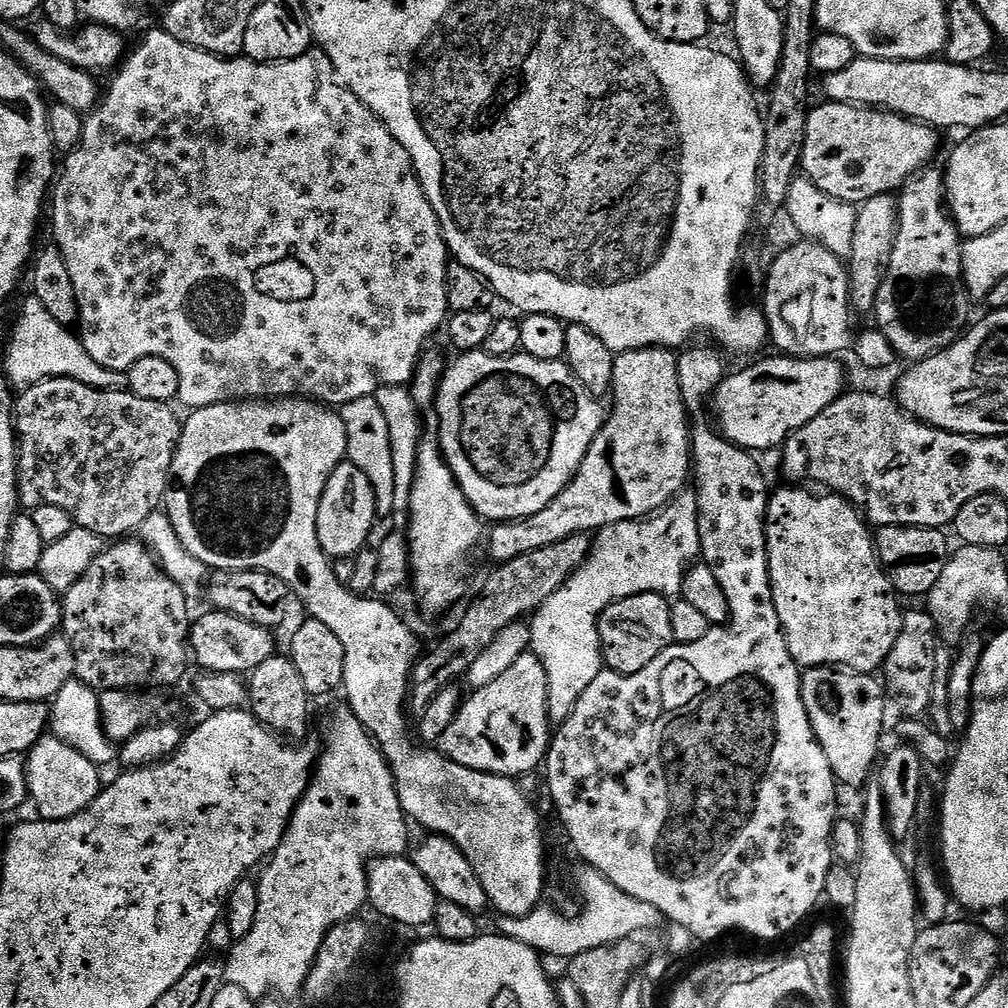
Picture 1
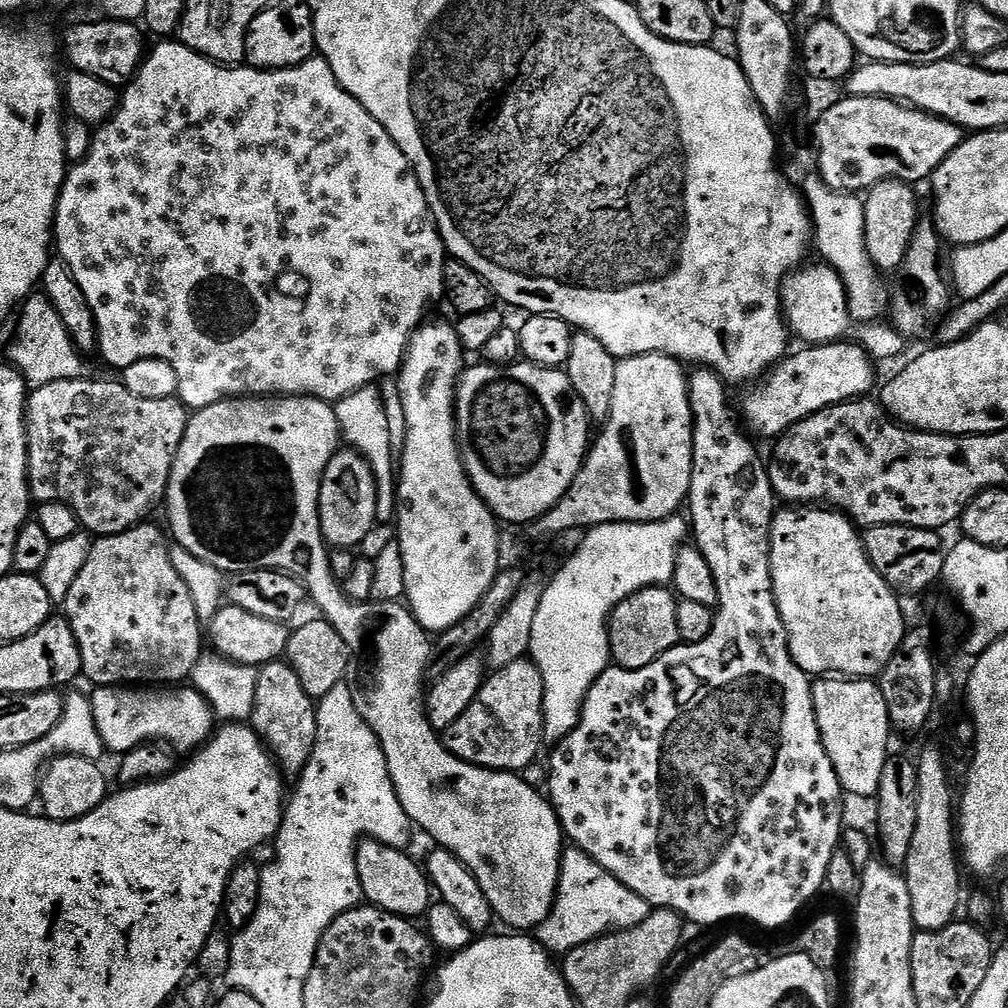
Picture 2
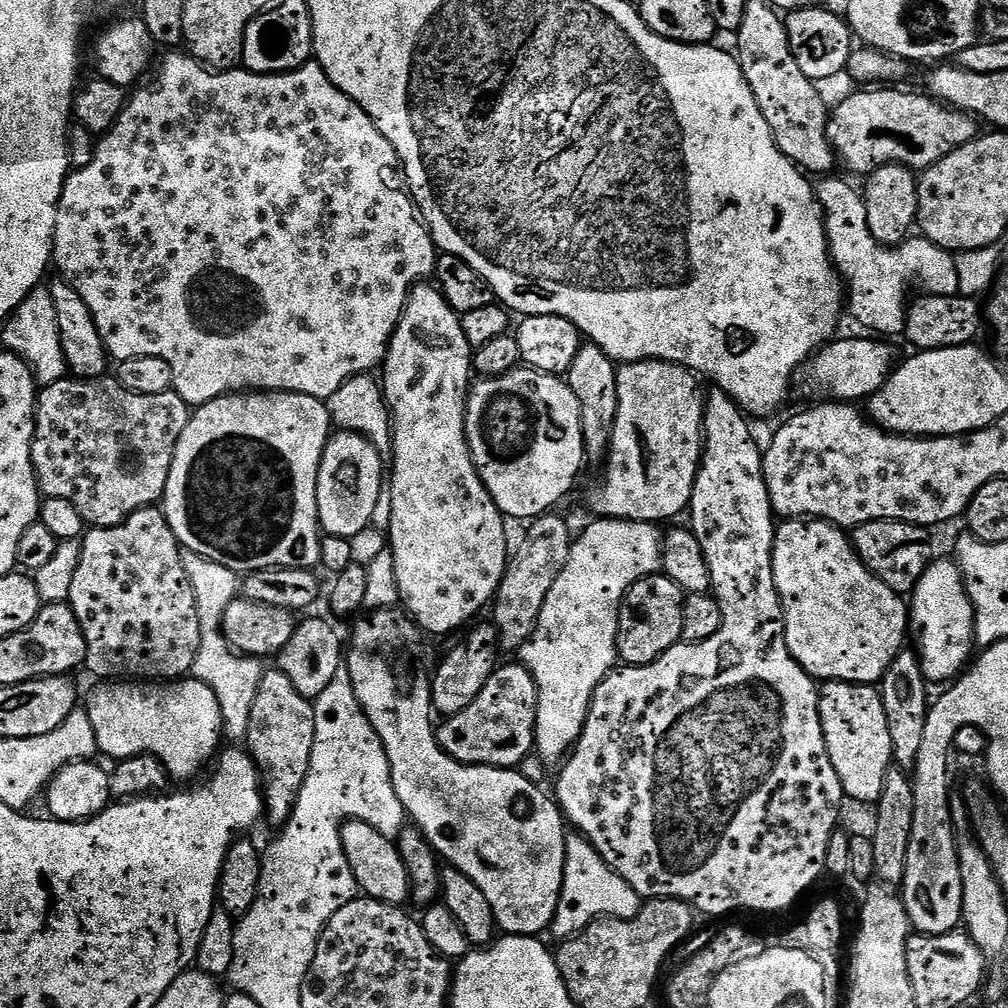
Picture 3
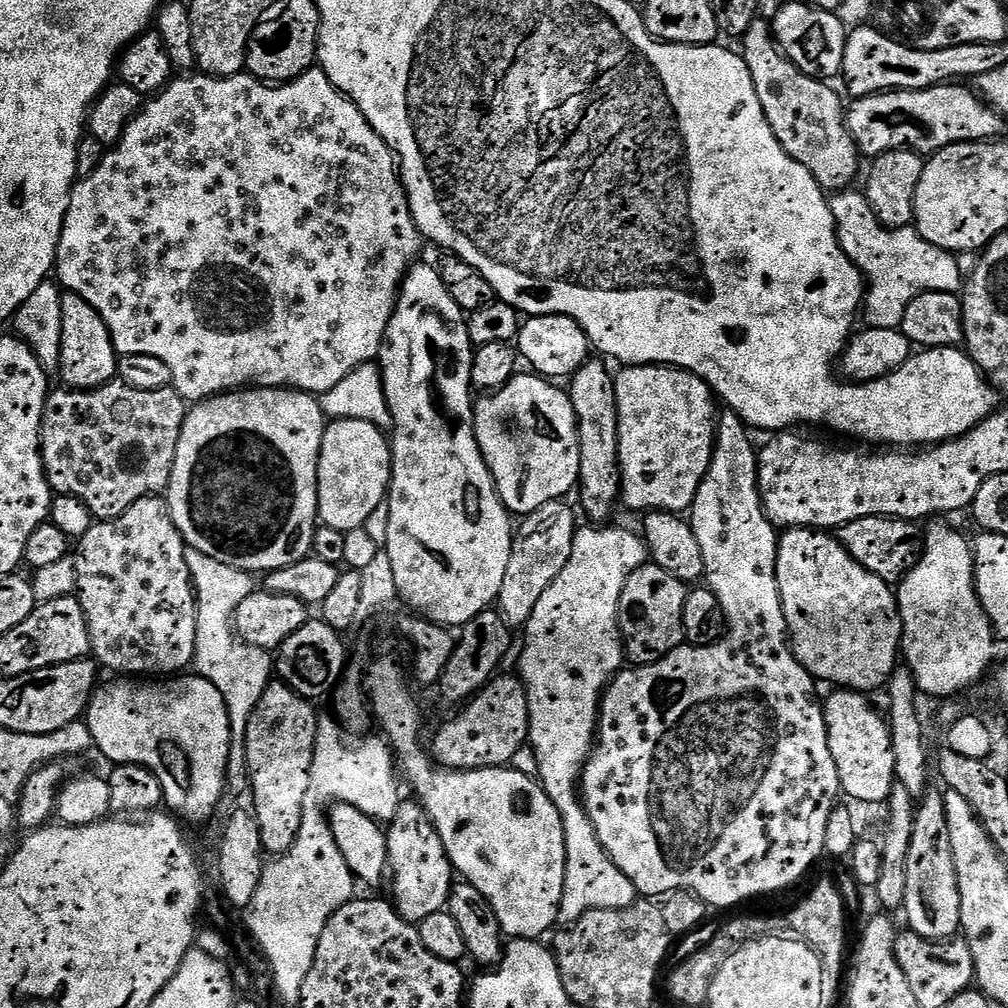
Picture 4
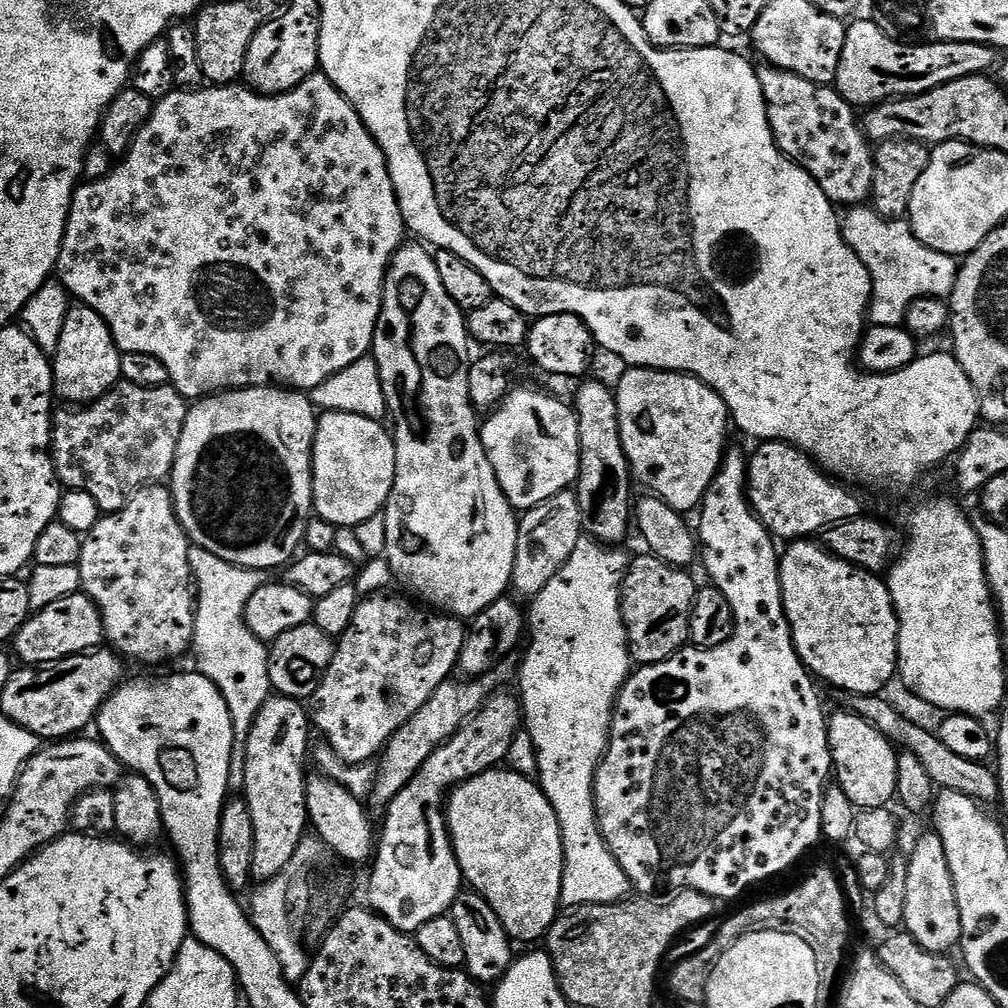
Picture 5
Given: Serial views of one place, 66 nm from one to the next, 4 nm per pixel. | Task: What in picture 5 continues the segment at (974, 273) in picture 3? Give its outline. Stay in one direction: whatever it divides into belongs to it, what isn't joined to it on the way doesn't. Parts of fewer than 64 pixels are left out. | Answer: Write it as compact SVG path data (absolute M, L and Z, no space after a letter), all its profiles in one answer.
M853 205L841 221L843 238L848 246L862 259L872 278L872 300L869 304L869 321L872 324L901 327L905 323L906 314L910 306L918 299L940 298L947 299L953 290L956 275L959 272L957 259L931 250L924 243L919 242L913 233L912 225L902 218L892 218L880 215L869 205Z

